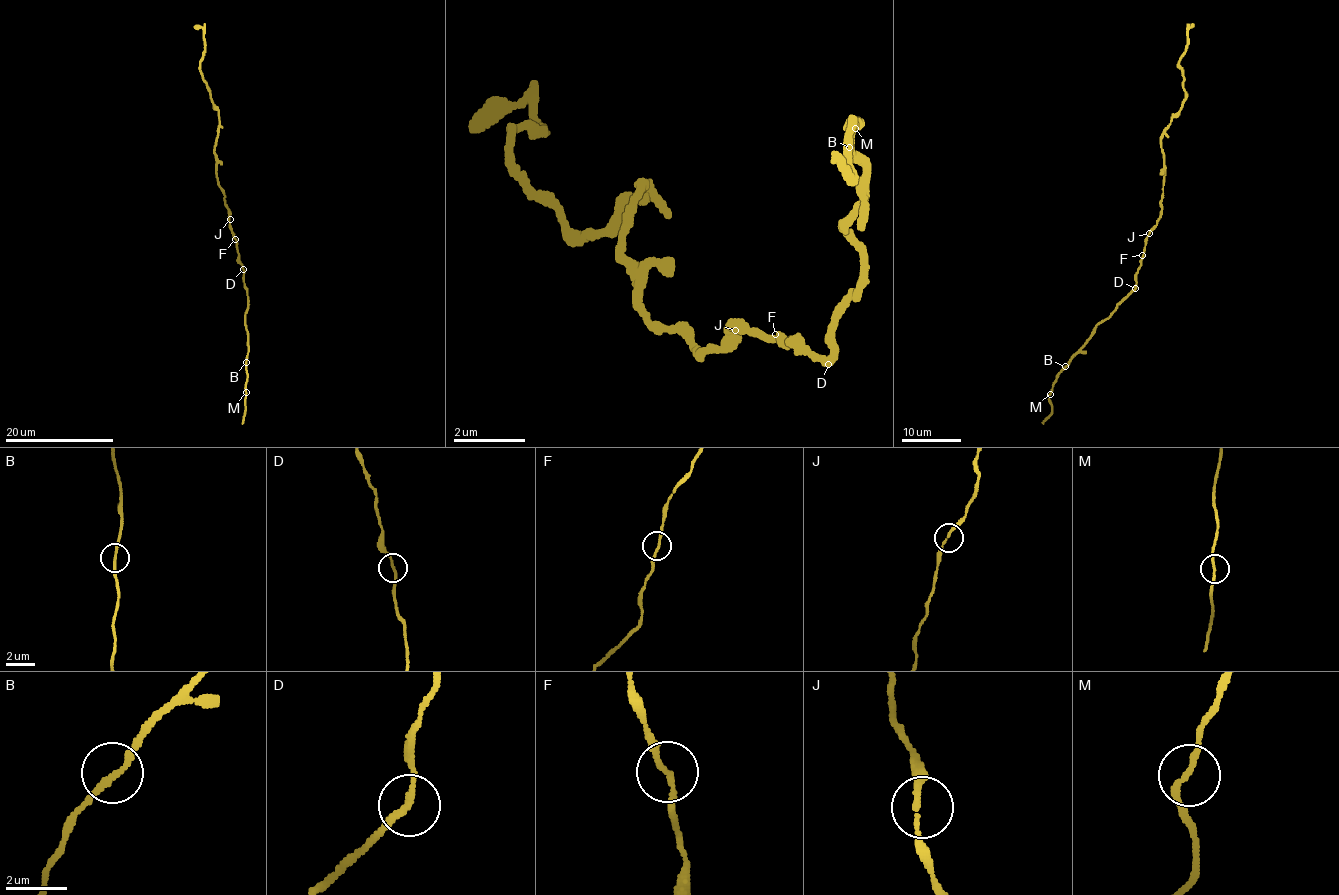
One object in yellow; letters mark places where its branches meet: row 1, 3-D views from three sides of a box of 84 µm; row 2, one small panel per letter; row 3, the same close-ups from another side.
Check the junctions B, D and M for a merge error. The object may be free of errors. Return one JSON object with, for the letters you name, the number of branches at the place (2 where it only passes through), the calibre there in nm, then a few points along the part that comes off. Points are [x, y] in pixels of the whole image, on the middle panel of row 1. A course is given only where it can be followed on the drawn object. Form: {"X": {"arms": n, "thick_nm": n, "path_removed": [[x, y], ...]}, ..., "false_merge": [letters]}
{"false_merge": []}

